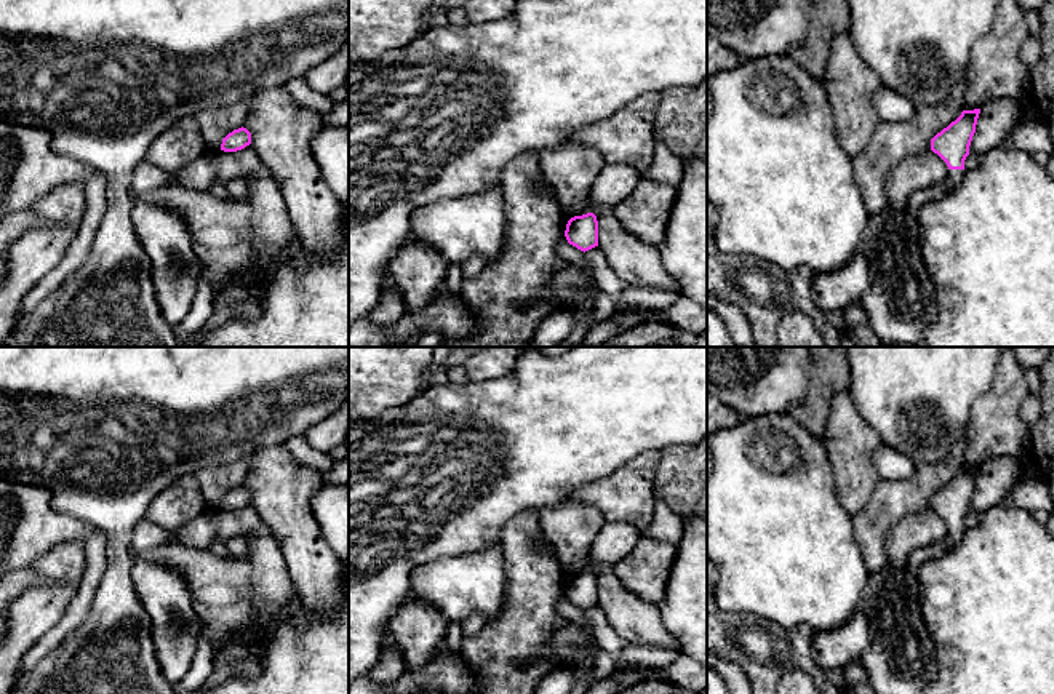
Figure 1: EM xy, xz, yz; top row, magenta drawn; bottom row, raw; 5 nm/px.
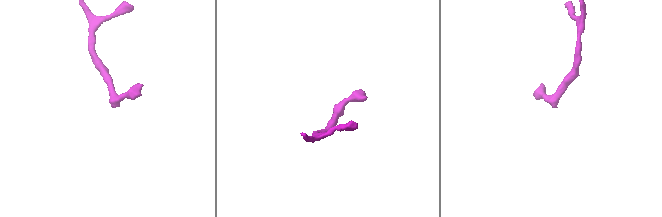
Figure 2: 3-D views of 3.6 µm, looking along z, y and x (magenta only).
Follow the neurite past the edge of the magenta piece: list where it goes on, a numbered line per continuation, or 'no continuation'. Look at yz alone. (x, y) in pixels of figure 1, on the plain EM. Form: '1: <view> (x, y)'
1: yz (955, 534)

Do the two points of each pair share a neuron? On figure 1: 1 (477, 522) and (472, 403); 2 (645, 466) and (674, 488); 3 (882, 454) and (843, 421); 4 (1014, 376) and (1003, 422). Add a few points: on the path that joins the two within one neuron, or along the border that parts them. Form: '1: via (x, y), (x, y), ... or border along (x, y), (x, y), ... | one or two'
1: via (491, 493), (491, 432) | one
2: border along (661, 451), (653, 491) | two
3: border along (882, 443), (872, 456), (872, 466), (880, 478) | two
4: via (1010, 387), (1003, 398), (1003, 411) | one

